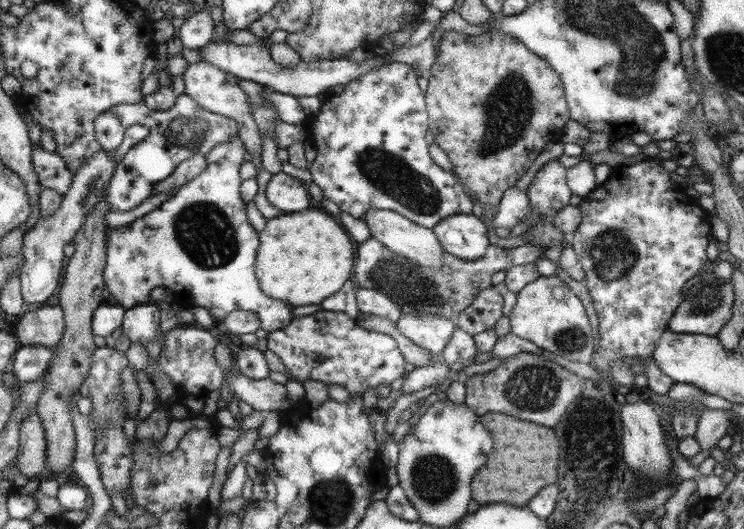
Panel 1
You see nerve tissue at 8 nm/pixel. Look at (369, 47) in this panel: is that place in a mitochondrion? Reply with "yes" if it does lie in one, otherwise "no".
no

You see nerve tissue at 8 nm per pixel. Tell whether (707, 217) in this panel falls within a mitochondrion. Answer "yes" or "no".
no

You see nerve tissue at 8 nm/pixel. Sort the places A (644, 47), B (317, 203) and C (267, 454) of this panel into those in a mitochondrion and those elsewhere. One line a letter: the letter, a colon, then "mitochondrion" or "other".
A: mitochondrion
B: other
C: other

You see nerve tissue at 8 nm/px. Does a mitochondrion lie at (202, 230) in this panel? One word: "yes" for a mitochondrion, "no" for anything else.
yes

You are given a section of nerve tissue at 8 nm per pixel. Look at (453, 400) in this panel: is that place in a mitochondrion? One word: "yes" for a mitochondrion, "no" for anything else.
no

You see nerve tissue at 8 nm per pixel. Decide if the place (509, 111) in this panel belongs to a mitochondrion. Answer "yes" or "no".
yes

